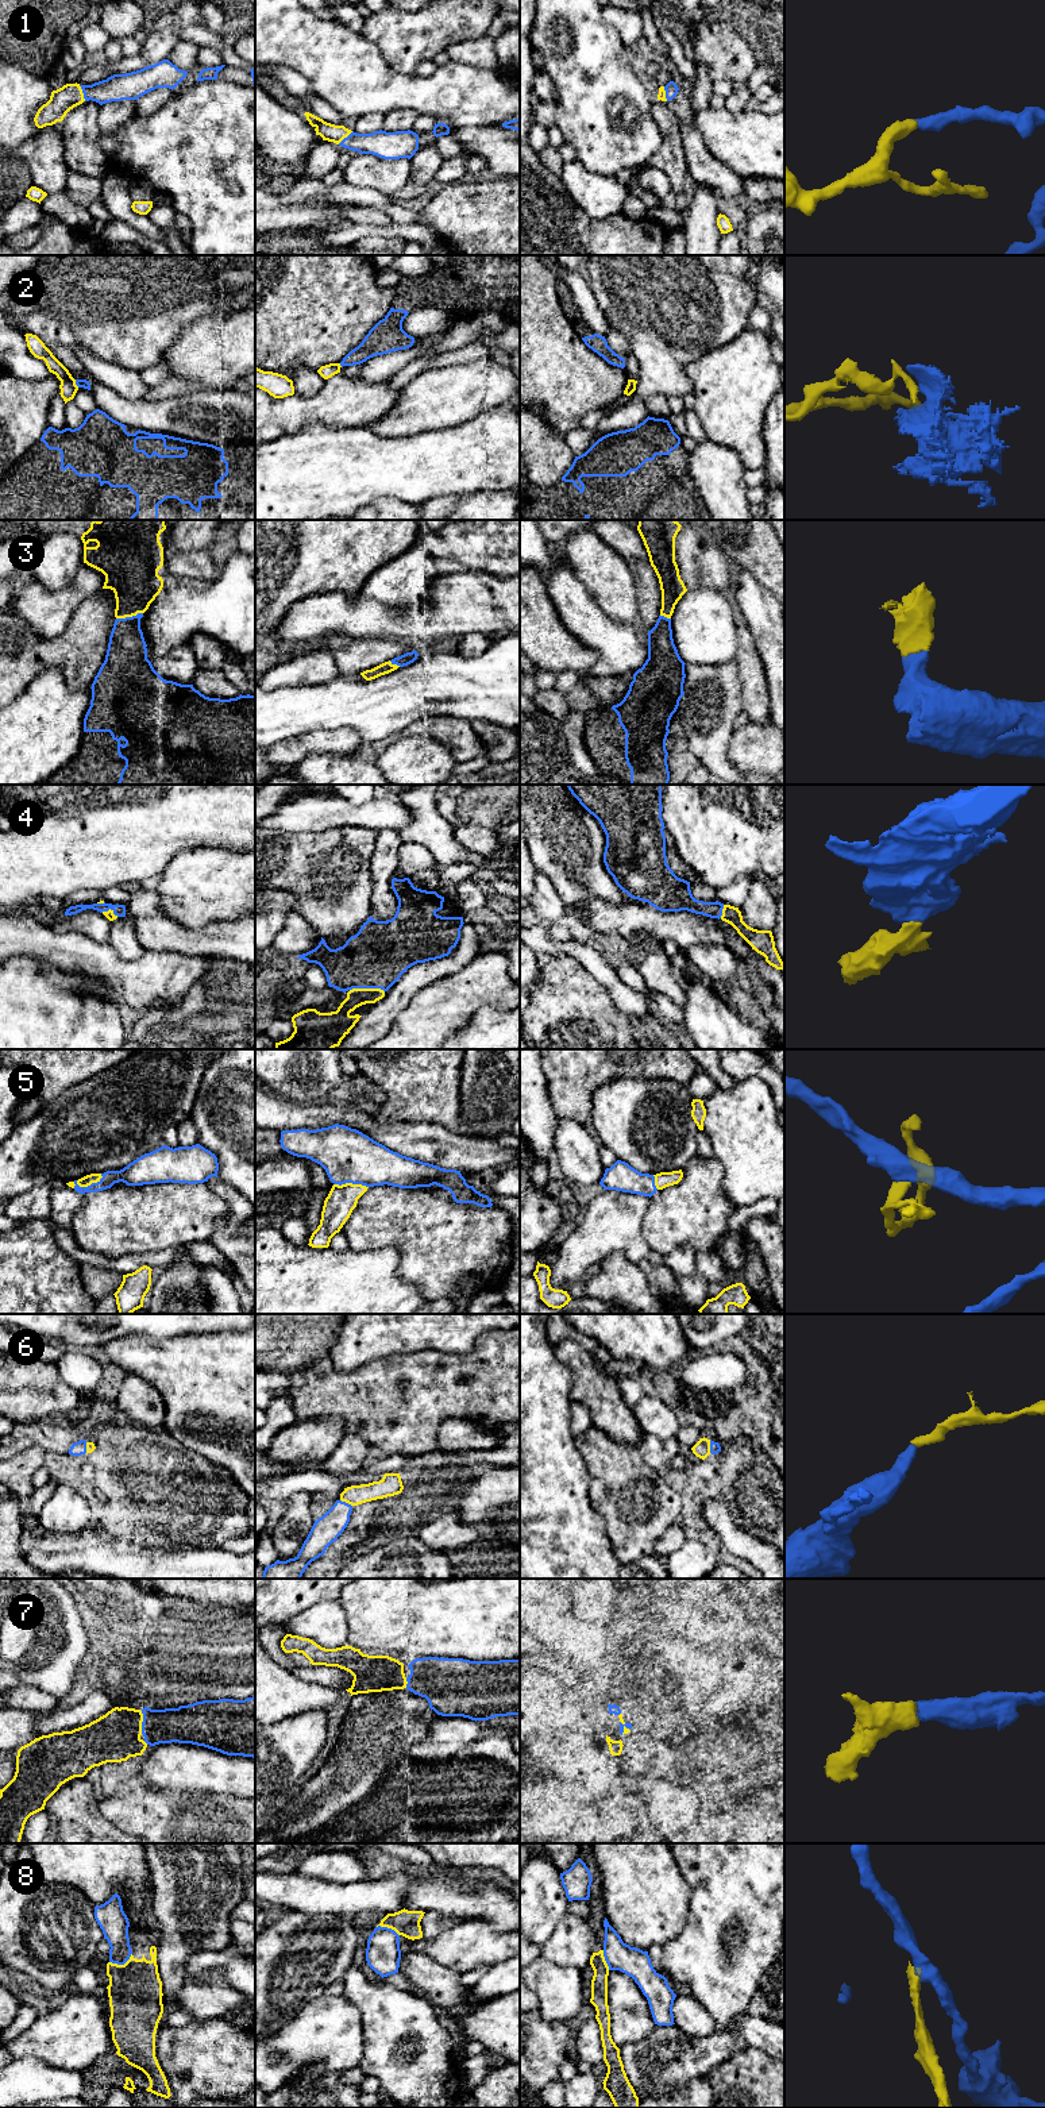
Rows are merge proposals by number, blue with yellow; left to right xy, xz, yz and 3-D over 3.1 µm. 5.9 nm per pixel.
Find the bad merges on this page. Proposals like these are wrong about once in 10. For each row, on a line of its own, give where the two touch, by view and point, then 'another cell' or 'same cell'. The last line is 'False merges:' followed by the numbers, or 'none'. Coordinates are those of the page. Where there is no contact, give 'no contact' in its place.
1: contact xy (83, 92); same cell
2: contact xy (76, 384); another cell
3: contact xy (128, 617); same cell
4: contact xz (367, 987); same cell
5: contact xy (88, 1186); same cell
6: contact xz (344, 1502); same cell
7: contact xy (142, 1722); same cell
8: contact xy (122, 1964); another cell
False merges: 2, 8

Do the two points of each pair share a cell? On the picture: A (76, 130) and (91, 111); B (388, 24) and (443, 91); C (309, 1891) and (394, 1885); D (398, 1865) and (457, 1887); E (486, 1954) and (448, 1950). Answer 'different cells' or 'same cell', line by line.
A: same cell
B: different cells
C: same cell
D: same cell
E: same cell

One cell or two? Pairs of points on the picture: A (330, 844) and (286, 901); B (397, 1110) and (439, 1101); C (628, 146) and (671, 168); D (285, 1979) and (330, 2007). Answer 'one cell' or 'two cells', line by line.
A: two cells
B: one cell
C: two cells
D: two cells

